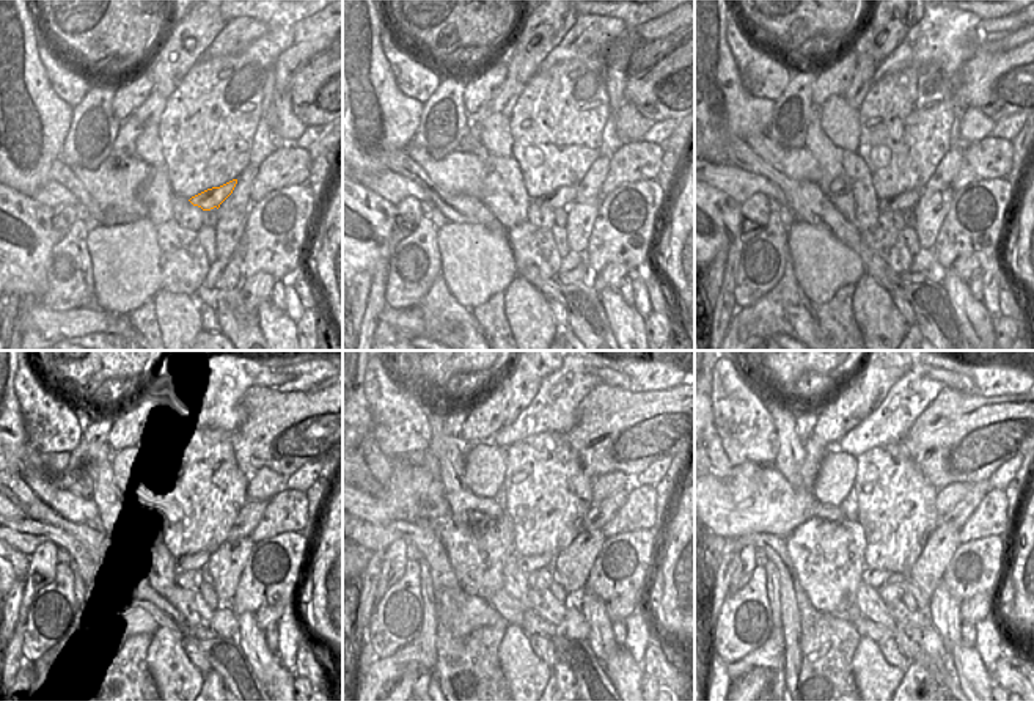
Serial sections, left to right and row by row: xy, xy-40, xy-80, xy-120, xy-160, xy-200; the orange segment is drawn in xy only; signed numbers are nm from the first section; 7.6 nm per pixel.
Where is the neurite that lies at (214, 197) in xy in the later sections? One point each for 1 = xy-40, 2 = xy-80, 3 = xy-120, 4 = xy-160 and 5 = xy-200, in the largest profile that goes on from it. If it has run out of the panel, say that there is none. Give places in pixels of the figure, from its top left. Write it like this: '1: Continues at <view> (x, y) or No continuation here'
1: Continues at xy-40 (563, 197)
2: Continues at xy-80 (905, 201)
3: Continues at xy-120 (189, 561)
4: Continues at xy-160 (527, 565)
5: Continues at xy-200 (872, 577)

